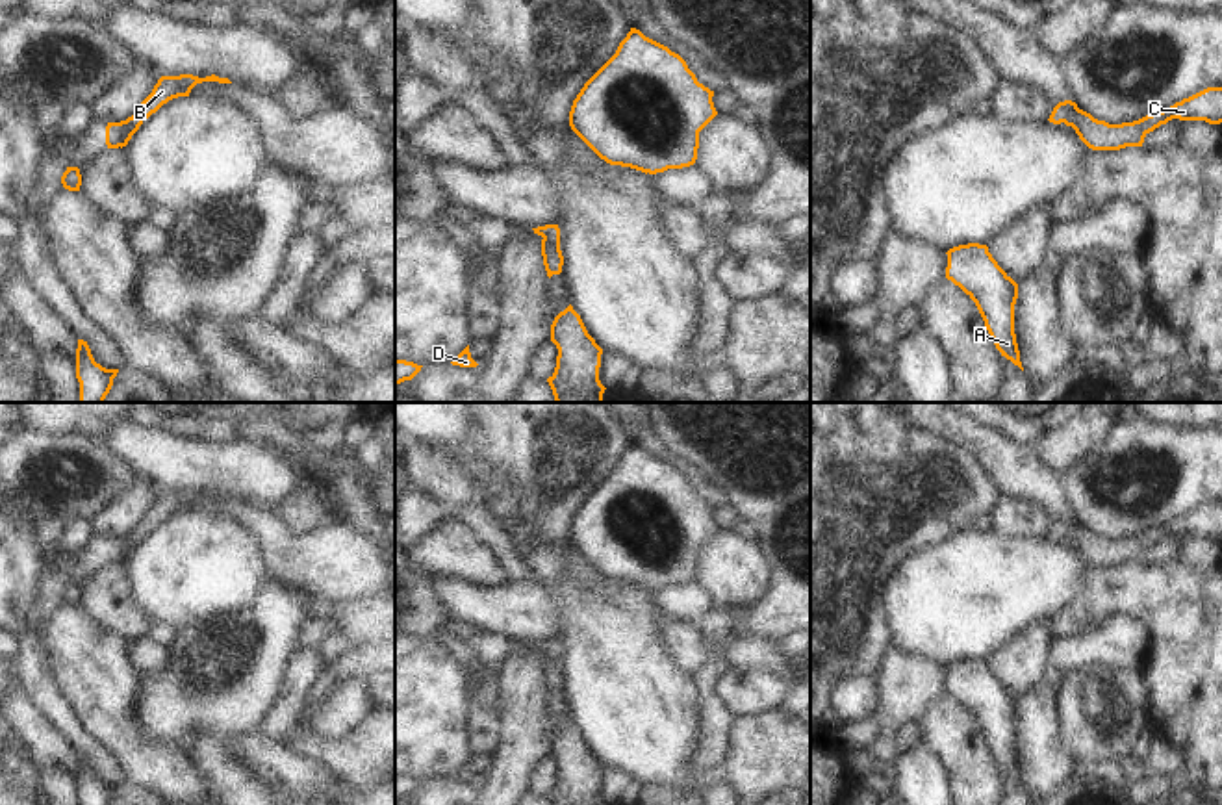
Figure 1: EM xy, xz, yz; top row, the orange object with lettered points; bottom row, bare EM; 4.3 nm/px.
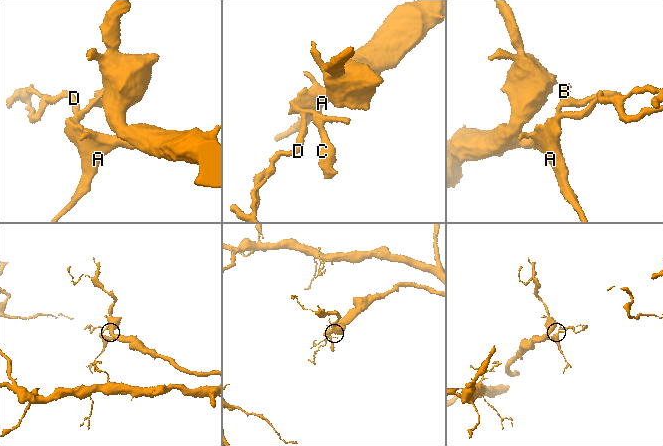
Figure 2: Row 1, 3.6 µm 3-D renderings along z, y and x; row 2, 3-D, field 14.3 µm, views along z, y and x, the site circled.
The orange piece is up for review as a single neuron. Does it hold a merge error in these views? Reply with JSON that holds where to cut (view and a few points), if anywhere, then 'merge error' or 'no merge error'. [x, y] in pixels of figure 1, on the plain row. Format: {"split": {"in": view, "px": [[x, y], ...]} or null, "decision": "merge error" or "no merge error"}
{"split": {"in": "xy", "px": [[127, 535], [128, 548], [121, 561]]}, "decision": "merge error"}

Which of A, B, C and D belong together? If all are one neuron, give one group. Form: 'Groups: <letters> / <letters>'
Groups: A B D / C

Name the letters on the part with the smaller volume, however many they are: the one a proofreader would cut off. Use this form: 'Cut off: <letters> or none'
Cut off: C

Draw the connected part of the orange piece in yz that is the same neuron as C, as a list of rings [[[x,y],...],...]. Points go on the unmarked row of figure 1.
[[[1207,503],[1168,525],[1155,527],[1133,538],[1109,540],[1094,534],[1090,529],[1074,523],[1064,530],[1064,540],[1072,542],[1079,555],[1092,566],[1120,566],[1126,562],[1142,562],[1144,553],[1172,534],[1222,538],[1222,503]]]

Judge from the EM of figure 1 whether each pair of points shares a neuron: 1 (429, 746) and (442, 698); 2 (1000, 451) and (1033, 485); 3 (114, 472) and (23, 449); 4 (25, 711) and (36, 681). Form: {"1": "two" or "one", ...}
{"1": "one", "2": "one", "3": "one", "4": "two"}

